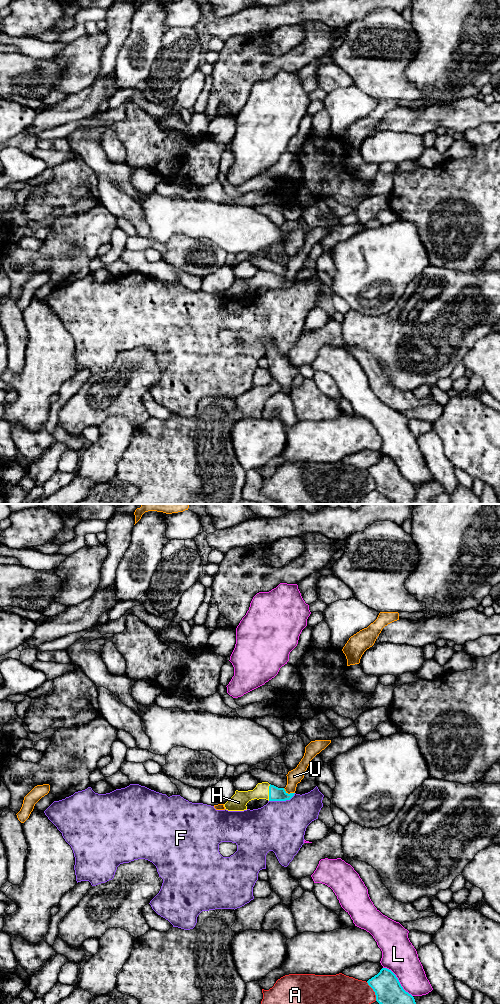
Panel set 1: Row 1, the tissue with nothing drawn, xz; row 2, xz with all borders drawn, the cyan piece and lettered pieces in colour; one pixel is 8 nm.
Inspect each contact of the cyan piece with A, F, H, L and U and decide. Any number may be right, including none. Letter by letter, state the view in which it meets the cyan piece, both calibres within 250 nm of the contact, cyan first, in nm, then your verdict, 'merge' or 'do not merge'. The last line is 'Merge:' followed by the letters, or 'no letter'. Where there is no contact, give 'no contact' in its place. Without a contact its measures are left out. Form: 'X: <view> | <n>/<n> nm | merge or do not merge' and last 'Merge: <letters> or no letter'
A: xz | 220/360 nm | do not merge
F: xz | 110/420 nm | do not merge
H: xz | 110/140 nm | merge
L: xz | 220/280 nm | do not merge
U: xz | 110/120 nm | do not merge
Merge: H

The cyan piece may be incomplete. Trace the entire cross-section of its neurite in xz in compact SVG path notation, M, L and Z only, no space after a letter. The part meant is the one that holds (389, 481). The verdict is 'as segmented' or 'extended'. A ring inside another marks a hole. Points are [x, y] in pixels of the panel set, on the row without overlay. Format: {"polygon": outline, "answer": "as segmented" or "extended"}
{"polygon": "M387 456L367 469L376 483L376 489L395 504L412 504L416 496L414 485L401 474L396 463Z", "answer": "as segmented"}

